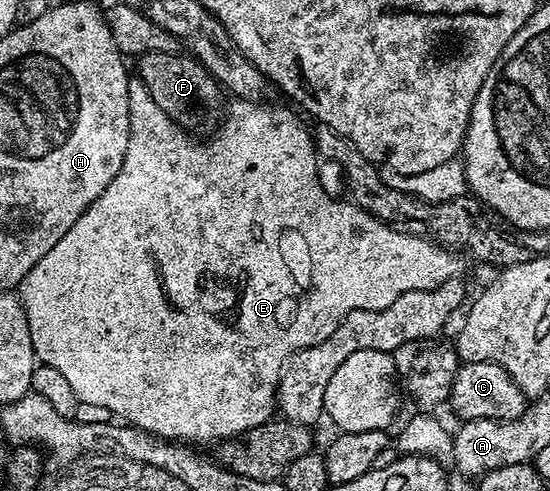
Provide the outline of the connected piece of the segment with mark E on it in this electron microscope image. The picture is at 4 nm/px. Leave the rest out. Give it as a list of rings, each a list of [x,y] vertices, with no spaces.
[[[138,77],[129,78],[129,149],[125,149],[125,161],[121,161],[121,169],[117,173],[117,177],[113,177],[113,181],[109,181],[105,193],[101,193],[101,197],[97,197],[97,201],[93,201],[93,205],[89,205],[89,209],[85,209],[85,213],[81,213],[81,217],[77,217],[77,221],[71,226],[69,233],[65,233],[65,237],[61,237],[61,241],[57,241],[57,245],[53,245],[53,249],[49,249],[49,253],[45,253],[45,257],[41,257],[41,261],[37,261],[37,265],[33,265],[33,269],[29,269],[29,273],[17,288],[17,294],[19,299],[22,300],[23,308],[27,313],[36,360],[42,366],[58,369],[59,372],[64,374],[65,381],[69,381],[69,385],[73,385],[73,393],[79,398],[80,404],[87,406],[88,403],[91,407],[104,407],[105,410],[112,411],[115,415],[120,415],[120,417],[115,417],[126,421],[130,426],[137,427],[140,431],[148,431],[150,435],[158,435],[160,438],[175,438],[179,441],[188,441],[193,445],[199,445],[195,443],[215,442],[215,444],[218,444],[222,440],[233,439],[236,435],[243,435],[249,429],[268,422],[276,414],[277,388],[279,378],[283,376],[283,364],[301,349],[312,347],[321,341],[325,341],[325,337],[329,337],[329,333],[333,333],[333,329],[337,329],[337,325],[346,315],[353,313],[357,309],[385,309],[385,305],[393,305],[393,301],[397,301],[397,297],[401,297],[401,293],[437,289],[437,285],[454,279],[460,274],[460,256],[452,251],[450,247],[445,247],[443,244],[434,241],[428,241],[422,234],[410,233],[405,229],[396,229],[392,224],[384,223],[376,215],[371,215],[368,211],[362,211],[361,208],[355,206],[354,202],[347,201],[347,203],[342,203],[341,200],[327,195],[326,189],[319,184],[318,165],[320,166],[320,164],[317,162],[317,152],[312,132],[310,130],[306,131],[295,120],[294,113],[296,114],[296,112],[290,106],[287,106],[288,108],[274,107],[273,104],[267,102],[235,99],[232,102],[232,107],[230,104],[229,114],[224,118],[214,138],[210,141],[200,141],[184,131],[183,128],[178,127],[163,112],[161,105],[157,105],[157,101],[153,101],[153,97],[149,97],[149,89]]]

